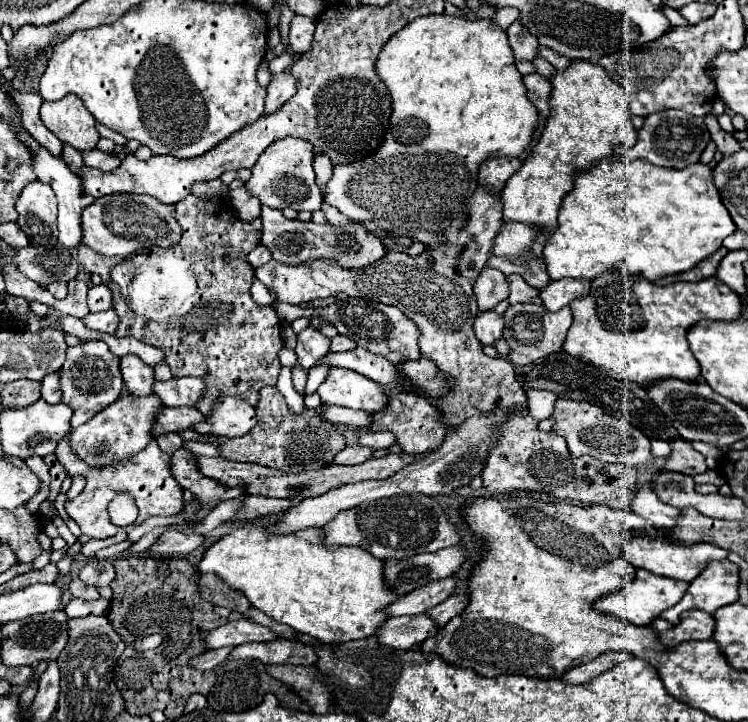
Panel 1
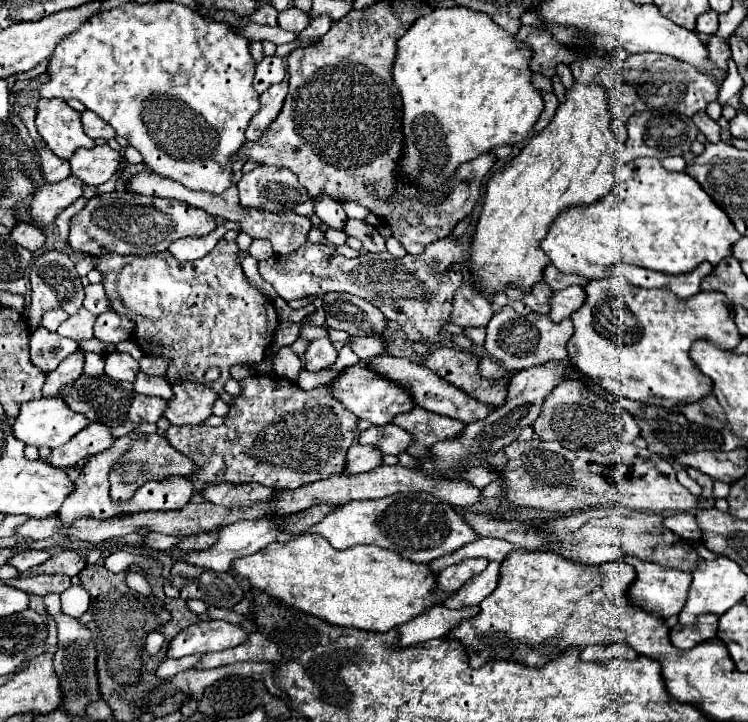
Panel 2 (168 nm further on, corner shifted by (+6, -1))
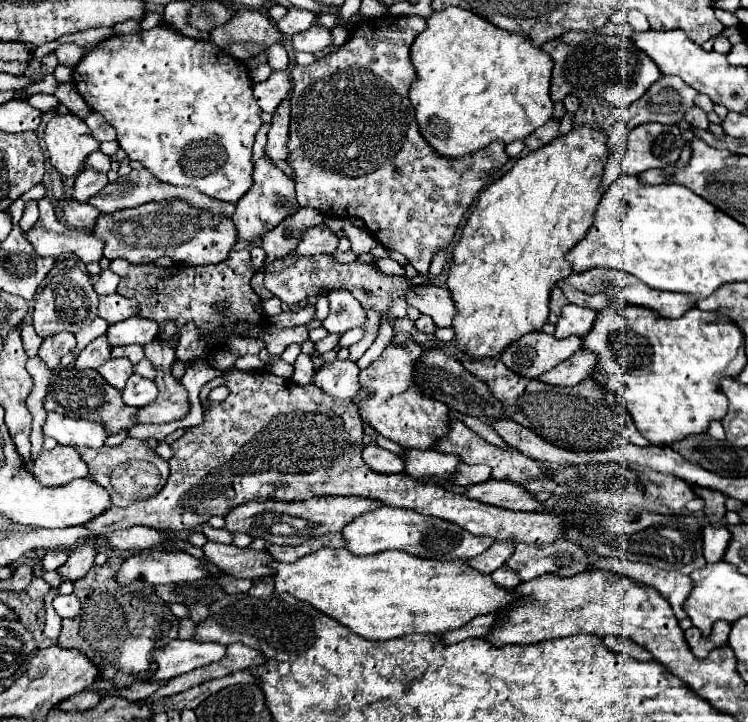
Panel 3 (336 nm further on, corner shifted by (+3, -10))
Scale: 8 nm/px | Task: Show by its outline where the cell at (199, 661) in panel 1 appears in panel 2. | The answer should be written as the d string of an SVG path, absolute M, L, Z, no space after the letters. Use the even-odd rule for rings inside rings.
M196 654L196 656L186 656L186 658L178 658L178 660L164 660L160 666L158 666L158 670L156 670L156 676L158 678L172 678L172 676L176 676L178 672L184 672L184 670L190 670L192 668L192 664L194 662L198 662L200 660L200 656Z

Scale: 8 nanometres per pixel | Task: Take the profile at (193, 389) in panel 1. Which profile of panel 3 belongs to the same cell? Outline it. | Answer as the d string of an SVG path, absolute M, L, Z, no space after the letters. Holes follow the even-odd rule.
M131 375L127 381L127 387L123 389L123 401L133 407L145 407L147 403L153 403L159 395L159 389L155 381L143 379L139 375Z

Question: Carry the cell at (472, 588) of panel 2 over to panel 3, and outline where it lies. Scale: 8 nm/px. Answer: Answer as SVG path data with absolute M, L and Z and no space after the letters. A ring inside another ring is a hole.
M499 567L497 571L493 571L493 581L495 581L495 585L509 589L509 591L521 583L521 579L515 575L515 571L511 571L507 567Z

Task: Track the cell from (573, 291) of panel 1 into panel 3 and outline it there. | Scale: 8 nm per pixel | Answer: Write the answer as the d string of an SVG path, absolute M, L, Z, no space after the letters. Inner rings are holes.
M565 305L563 307L563 313L555 325L555 337L557 339L565 339L569 335L587 335L587 329L593 327L593 321L595 321L595 311L593 309L585 309L585 307L579 307L579 305Z

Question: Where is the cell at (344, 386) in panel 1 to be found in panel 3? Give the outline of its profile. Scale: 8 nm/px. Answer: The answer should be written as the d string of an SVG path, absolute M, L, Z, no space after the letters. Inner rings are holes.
M413 341L403 347L391 343L381 359L373 361L365 371L359 373L361 389L353 397L353 403L357 405L361 419L371 425L379 435L399 443L401 447L431 449L435 445L435 439L447 433L449 409L445 403L425 395L417 385L415 363L421 353L421 347Z

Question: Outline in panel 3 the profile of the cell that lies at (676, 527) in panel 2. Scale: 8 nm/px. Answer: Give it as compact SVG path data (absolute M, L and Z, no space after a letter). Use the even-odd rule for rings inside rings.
M707 525L701 529L701 537L703 537L703 557L707 563L715 563L723 559L723 551L729 543L729 531L721 525L721 527L713 527Z

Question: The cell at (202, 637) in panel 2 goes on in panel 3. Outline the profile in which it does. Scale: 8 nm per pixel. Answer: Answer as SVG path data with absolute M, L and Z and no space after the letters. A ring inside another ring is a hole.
M173 639L163 649L155 651L157 671L151 681L171 679L181 673L189 673L197 667L215 663L223 659L227 647L215 641L197 641L197 639Z

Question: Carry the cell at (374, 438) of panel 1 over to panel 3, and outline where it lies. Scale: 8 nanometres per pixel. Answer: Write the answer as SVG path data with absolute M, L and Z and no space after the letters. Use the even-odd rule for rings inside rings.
M405 449L401 459L405 463L407 475L411 475L411 477L439 475L443 479L449 479L449 475L453 475L459 465L459 457L437 453L435 449L427 449L427 451Z

